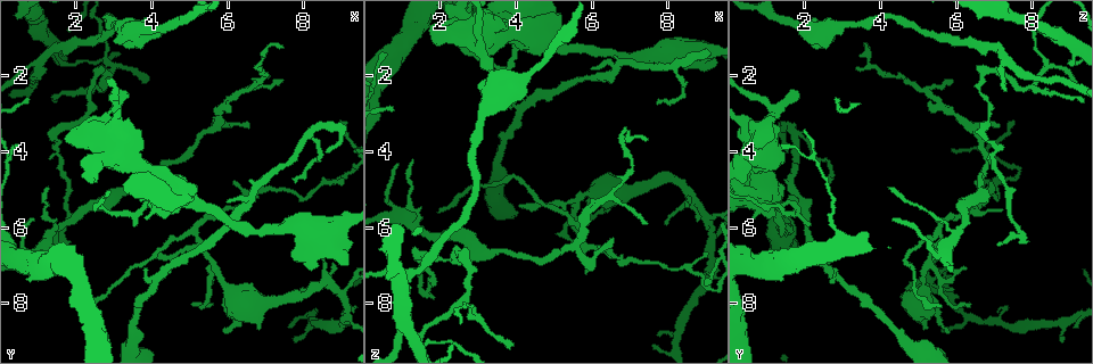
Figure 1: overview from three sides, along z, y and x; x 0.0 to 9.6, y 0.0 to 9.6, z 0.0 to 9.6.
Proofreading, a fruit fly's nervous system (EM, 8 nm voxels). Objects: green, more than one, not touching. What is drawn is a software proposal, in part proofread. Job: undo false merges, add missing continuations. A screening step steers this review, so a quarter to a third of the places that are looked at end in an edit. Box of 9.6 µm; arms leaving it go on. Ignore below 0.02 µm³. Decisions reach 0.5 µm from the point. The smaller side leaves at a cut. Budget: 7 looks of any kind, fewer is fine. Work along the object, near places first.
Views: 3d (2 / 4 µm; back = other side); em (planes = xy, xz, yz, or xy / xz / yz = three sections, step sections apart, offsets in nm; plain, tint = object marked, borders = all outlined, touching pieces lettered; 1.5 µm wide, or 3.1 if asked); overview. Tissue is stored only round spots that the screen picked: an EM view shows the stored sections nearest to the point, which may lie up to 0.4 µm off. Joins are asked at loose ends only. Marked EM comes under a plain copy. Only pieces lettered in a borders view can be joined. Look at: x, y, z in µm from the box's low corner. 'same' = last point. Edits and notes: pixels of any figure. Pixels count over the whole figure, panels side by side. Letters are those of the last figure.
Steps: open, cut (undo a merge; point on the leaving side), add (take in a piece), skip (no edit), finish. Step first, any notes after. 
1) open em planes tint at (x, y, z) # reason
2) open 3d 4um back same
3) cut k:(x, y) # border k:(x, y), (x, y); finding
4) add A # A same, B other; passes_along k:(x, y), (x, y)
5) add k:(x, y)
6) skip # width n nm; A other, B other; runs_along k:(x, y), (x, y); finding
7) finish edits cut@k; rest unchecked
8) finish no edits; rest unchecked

open 3d 2um back at (2.90, 1.65, 8.35)

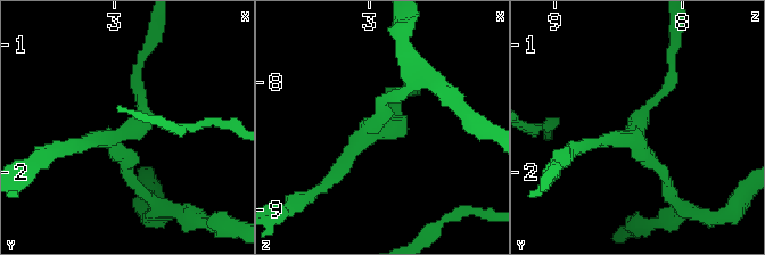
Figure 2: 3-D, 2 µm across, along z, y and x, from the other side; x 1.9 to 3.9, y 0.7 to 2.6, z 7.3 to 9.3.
open em planes borders at (2.90, 1.68, 8.38)

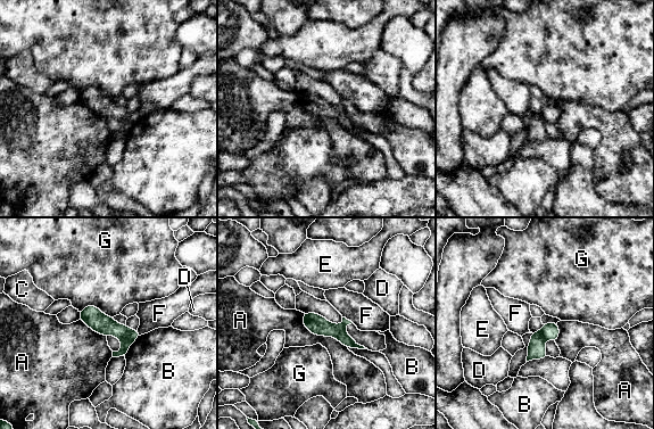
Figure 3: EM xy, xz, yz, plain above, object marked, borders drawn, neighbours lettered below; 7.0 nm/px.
cut 3:(125, 343) # A other, B other, C other, D other, E other, F other, G other; two neurons meet here

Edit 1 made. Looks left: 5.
open em planes borders at (3.75, 5.60, 1.80) # sharp bend

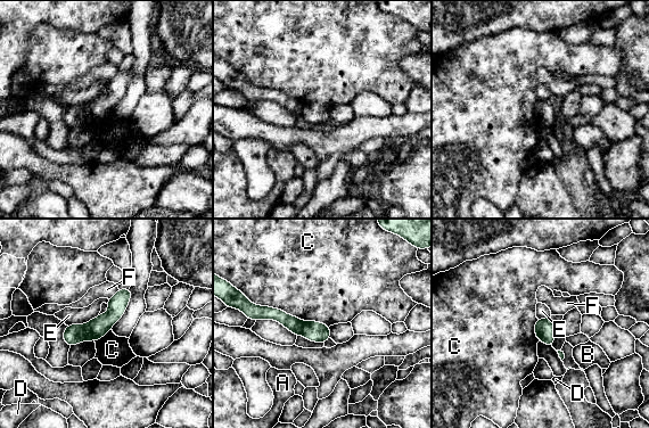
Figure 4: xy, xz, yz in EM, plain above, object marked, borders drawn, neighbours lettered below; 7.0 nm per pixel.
cut 4:(74, 334) # A other, B other, C other, D other, E other, F other; part_leaving 4:(260, 315), (278, 314), (298, 331); two neurons meet here

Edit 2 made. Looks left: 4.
open overview # redraw

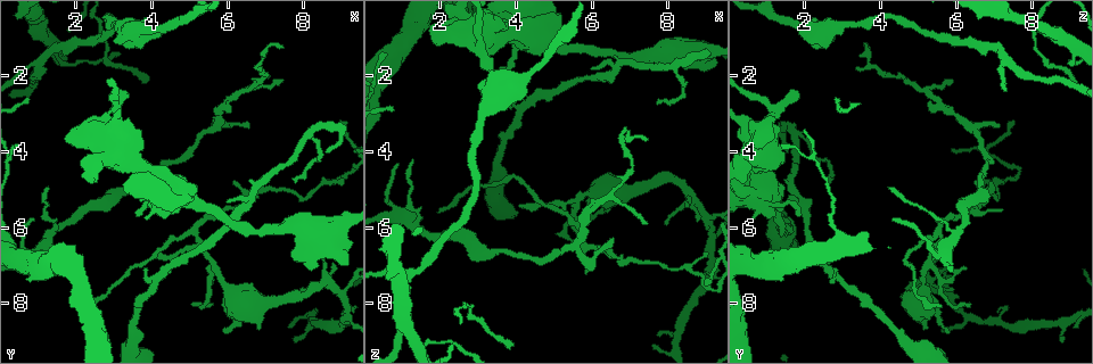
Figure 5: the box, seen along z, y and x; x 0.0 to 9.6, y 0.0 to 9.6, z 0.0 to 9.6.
open 3d 2um at (6.90, 1.70, 3.35) # thin end

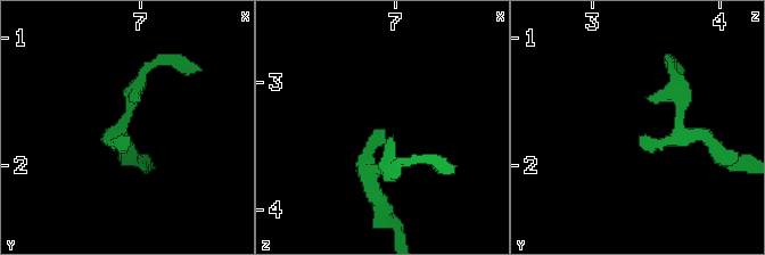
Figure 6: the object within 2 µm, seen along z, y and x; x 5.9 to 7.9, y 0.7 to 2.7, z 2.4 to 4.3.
open em yz step 4 tint at (6.90, 1.74, 3.38)

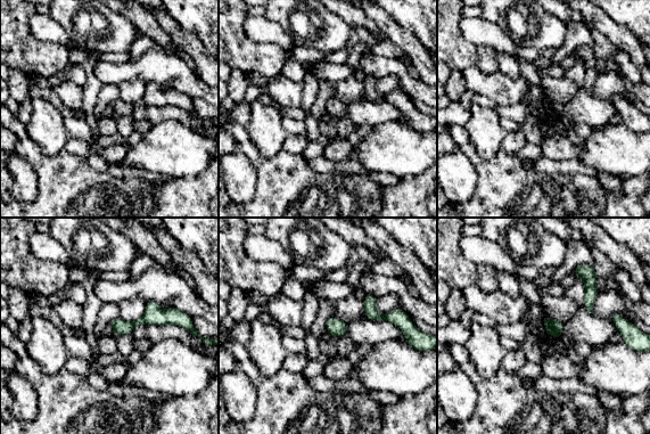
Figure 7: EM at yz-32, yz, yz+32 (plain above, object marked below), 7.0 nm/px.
open em planes borders same # another direction

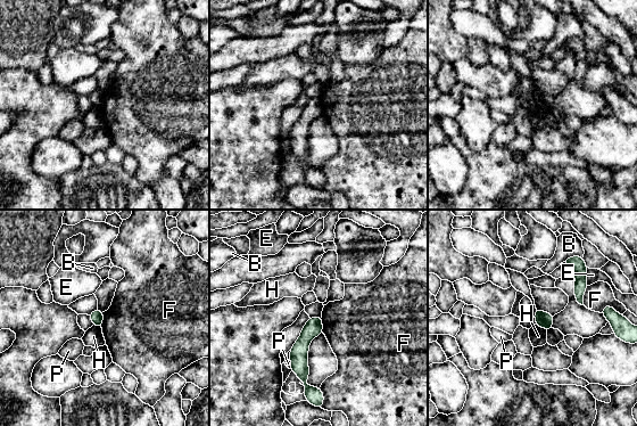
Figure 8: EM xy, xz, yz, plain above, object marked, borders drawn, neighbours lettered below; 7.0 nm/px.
skip # width 90 nm; B other, E other, F other, H other, P other; none of them fits

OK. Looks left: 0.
finish edits cut@3, cut@4; rest unchecked

